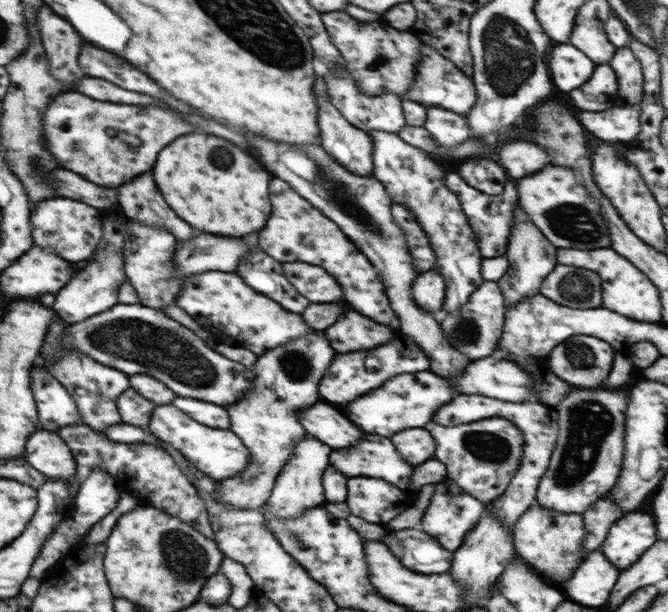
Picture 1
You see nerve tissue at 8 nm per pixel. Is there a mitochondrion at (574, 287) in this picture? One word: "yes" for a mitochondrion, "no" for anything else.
yes

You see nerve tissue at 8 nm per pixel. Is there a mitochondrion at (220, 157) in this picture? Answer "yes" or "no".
yes

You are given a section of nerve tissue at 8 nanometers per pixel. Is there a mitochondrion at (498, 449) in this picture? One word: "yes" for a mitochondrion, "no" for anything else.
yes

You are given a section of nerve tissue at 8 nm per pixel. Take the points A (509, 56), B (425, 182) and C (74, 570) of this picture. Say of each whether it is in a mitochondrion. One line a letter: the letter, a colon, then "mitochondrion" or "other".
A: mitochondrion
B: other
C: other

